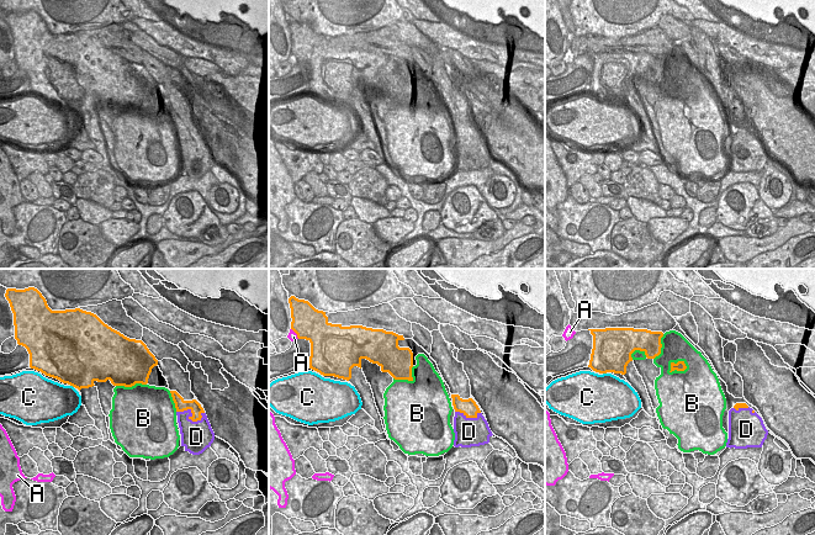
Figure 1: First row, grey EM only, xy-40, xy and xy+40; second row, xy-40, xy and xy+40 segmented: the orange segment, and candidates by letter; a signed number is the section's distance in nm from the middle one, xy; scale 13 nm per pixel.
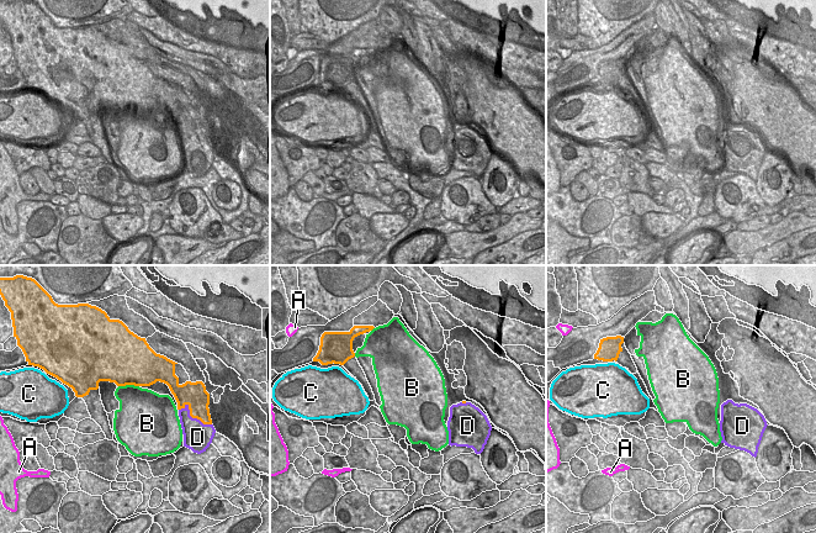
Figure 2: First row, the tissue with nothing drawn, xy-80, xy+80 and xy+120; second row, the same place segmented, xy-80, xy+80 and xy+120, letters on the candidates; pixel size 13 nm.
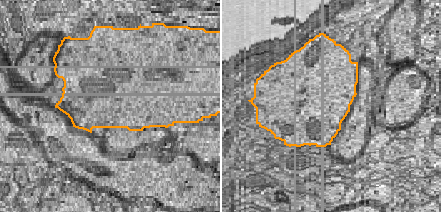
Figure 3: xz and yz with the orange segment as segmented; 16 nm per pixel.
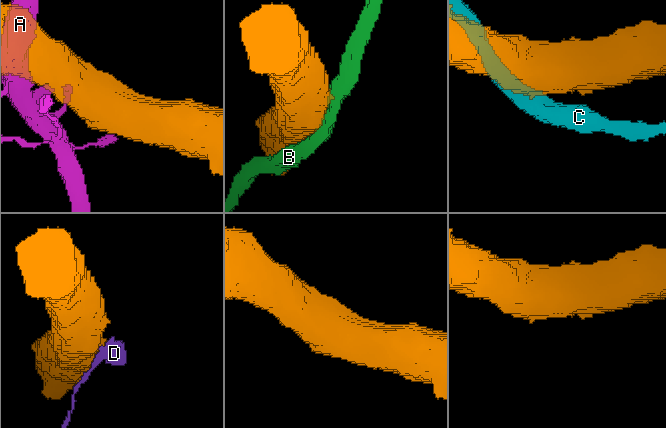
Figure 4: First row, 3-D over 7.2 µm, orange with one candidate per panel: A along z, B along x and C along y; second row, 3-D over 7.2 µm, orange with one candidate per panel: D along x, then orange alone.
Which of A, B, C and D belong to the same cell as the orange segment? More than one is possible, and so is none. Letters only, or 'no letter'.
no letter

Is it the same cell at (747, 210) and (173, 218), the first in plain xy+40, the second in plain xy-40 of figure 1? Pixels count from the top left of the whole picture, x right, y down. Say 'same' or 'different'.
same

